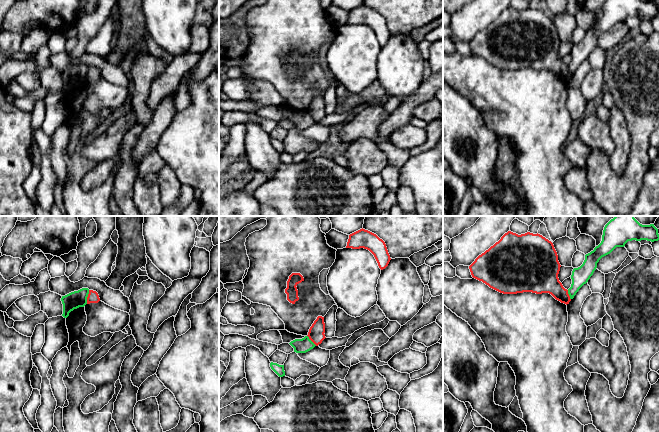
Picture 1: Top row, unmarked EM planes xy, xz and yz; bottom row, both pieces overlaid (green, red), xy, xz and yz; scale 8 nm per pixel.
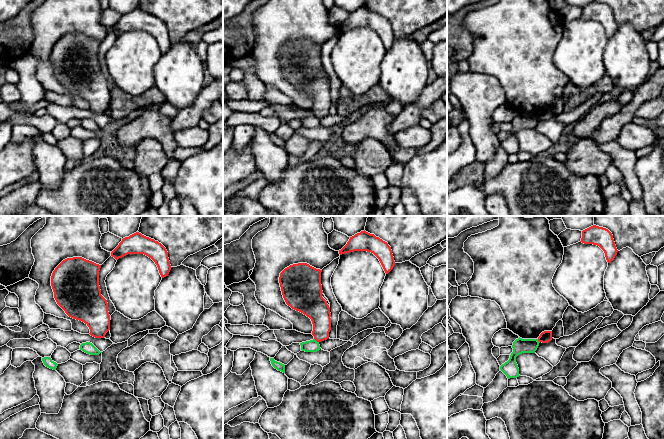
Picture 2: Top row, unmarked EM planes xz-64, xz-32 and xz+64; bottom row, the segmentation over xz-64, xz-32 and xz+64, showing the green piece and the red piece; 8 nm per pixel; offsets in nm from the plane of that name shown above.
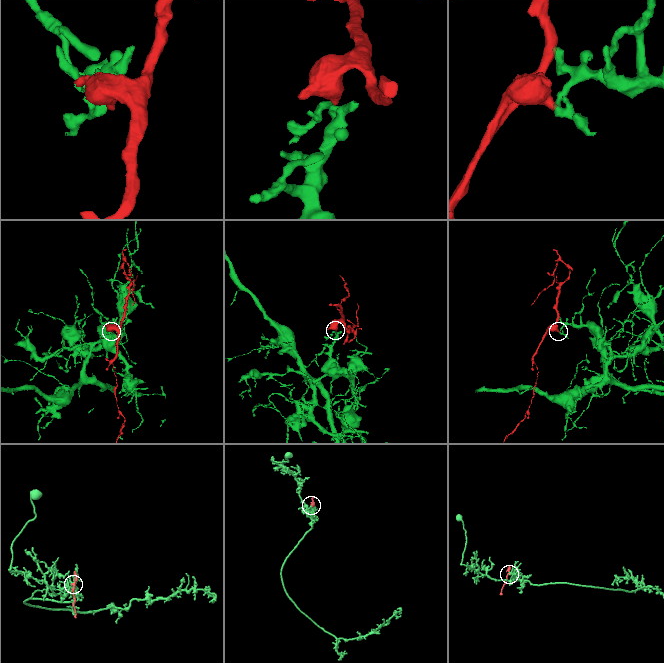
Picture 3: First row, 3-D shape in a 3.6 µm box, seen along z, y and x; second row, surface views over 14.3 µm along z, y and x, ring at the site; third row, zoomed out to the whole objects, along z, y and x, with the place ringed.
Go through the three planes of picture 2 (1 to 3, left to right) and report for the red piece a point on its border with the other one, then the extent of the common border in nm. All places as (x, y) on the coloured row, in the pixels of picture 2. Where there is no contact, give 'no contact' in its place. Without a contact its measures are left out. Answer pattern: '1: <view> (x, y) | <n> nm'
1: no contact
2: xz-32 (315, 340) | 50 nm
3: xz+64 (538, 341) | 40 nm

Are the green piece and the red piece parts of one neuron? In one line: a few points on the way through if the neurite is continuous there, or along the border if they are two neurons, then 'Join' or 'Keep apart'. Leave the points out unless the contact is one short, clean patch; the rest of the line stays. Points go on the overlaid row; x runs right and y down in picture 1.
Boundary: xy (89, 290), (86, 303). Keep apart

